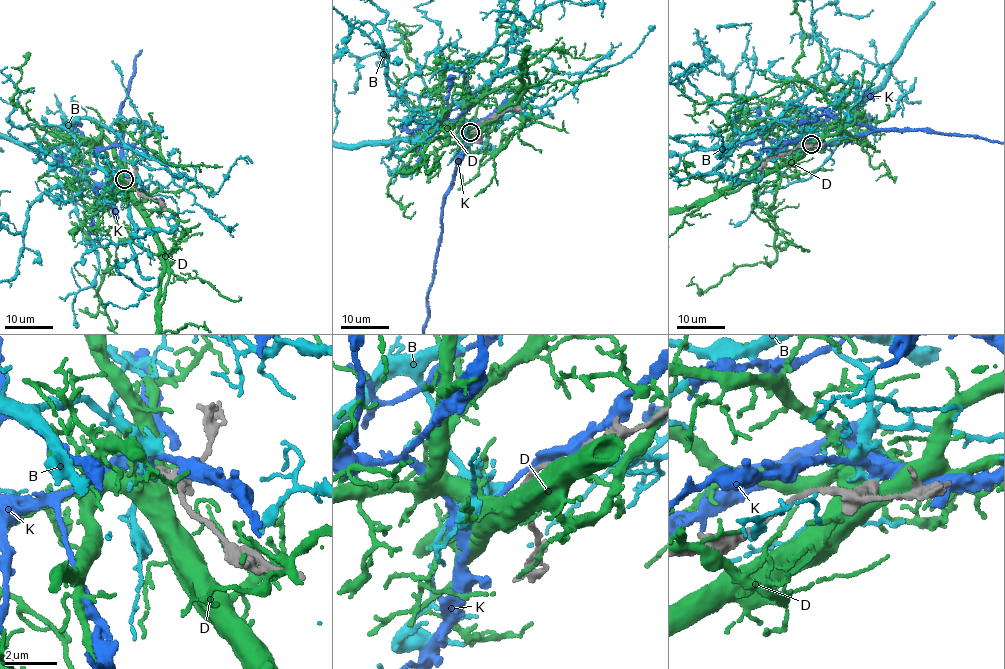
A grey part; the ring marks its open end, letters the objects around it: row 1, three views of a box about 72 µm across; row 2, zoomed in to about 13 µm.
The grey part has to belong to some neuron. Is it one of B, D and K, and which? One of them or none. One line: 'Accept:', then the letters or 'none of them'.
Accept: none of them

